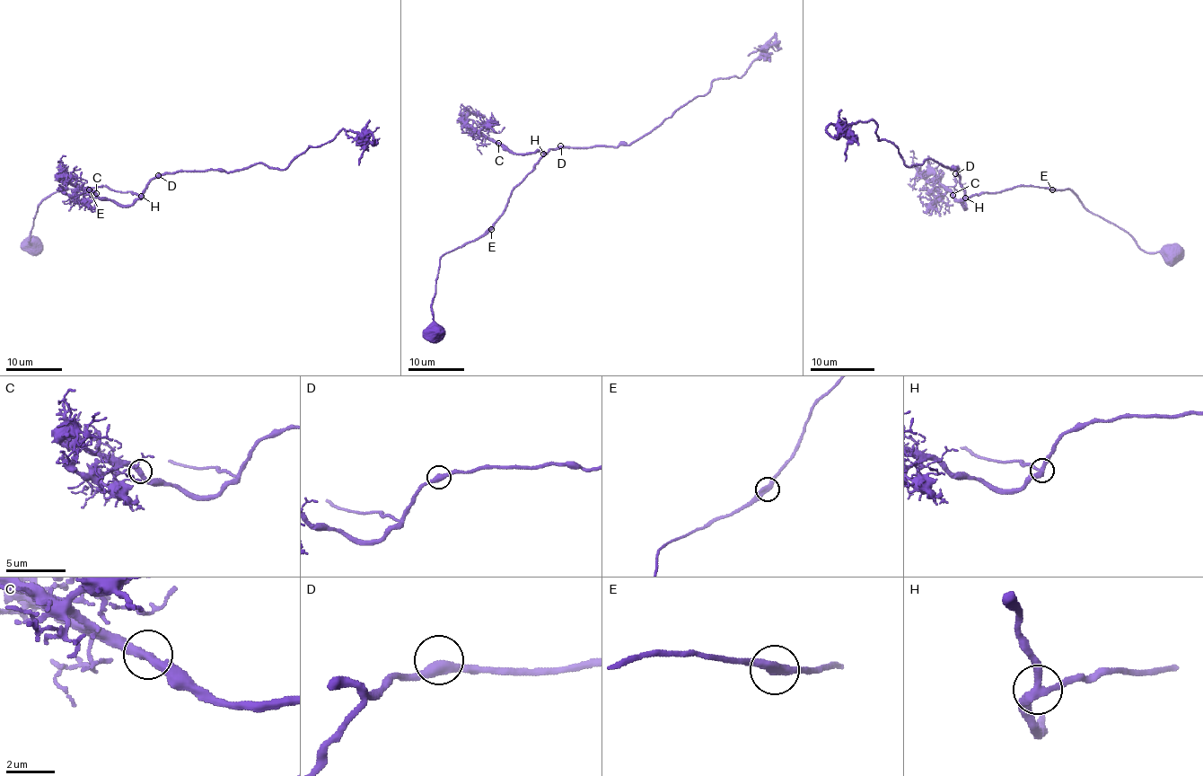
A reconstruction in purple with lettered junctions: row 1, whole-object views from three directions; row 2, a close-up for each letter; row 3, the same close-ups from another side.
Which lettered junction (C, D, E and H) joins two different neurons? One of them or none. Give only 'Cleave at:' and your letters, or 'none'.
Cleave at: none

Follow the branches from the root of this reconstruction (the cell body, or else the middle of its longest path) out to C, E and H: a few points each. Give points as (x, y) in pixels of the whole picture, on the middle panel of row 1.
C: (560, 148), (552, 148), (547, 152), (514, 154), (498, 143)
E: (560, 148), (552, 148), (545, 154), (512, 191), (504, 214), (491, 229)
H: (560, 148), (552, 148), (544, 154)

